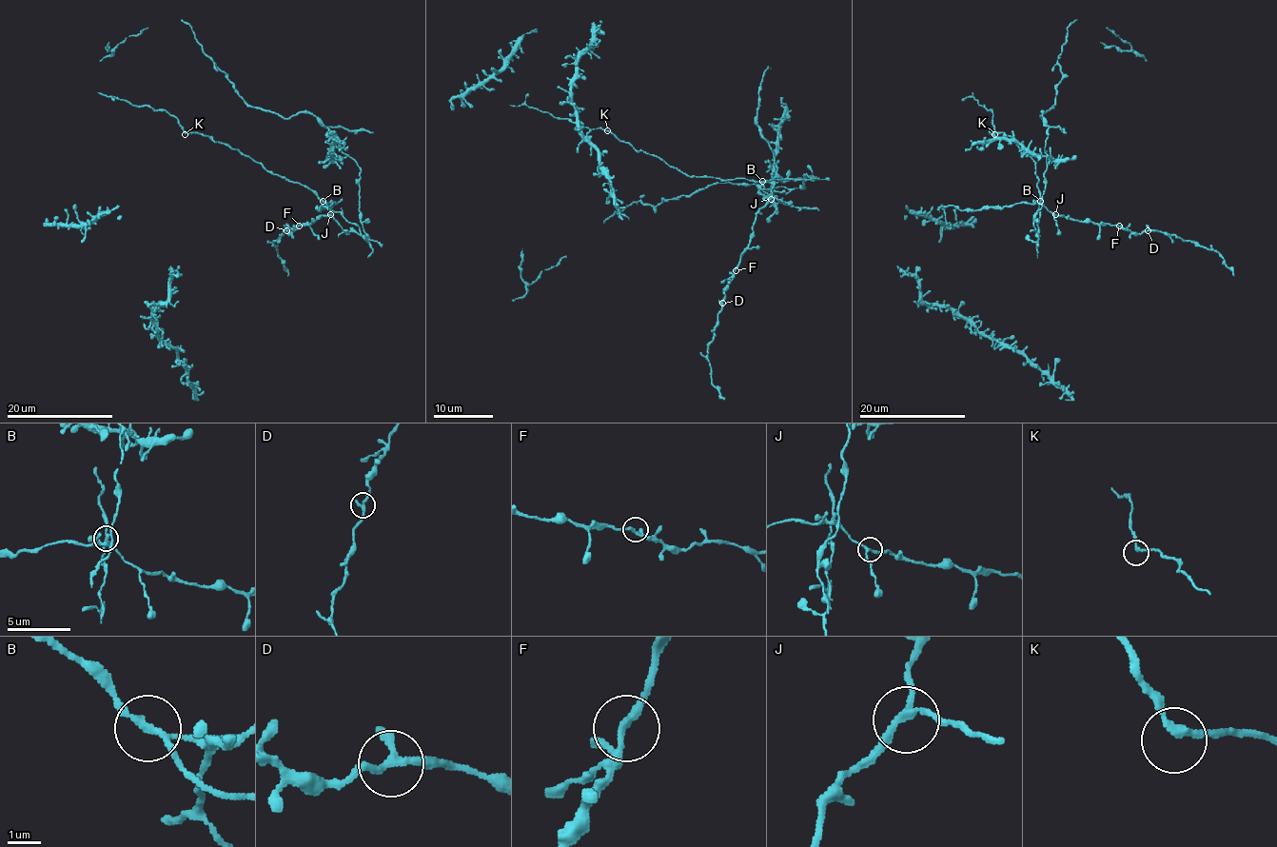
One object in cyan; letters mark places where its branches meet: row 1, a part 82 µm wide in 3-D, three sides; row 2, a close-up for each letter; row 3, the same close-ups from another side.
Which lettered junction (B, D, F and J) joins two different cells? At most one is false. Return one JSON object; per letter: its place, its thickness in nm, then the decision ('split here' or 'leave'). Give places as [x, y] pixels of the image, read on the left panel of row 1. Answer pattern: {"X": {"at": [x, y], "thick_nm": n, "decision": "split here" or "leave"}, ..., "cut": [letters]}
{"B": {"at": [323, 201], "thick_nm": 180, "decision": "split here"}, "D": {"at": [286, 230], "thick_nm": 200, "decision": "leave"}, "F": {"at": [299, 226], "thick_nm": 180, "decision": "leave"}, "J": {"at": [330, 214], "thick_nm": 190, "decision": "leave"}, "cut": ["B"]}

